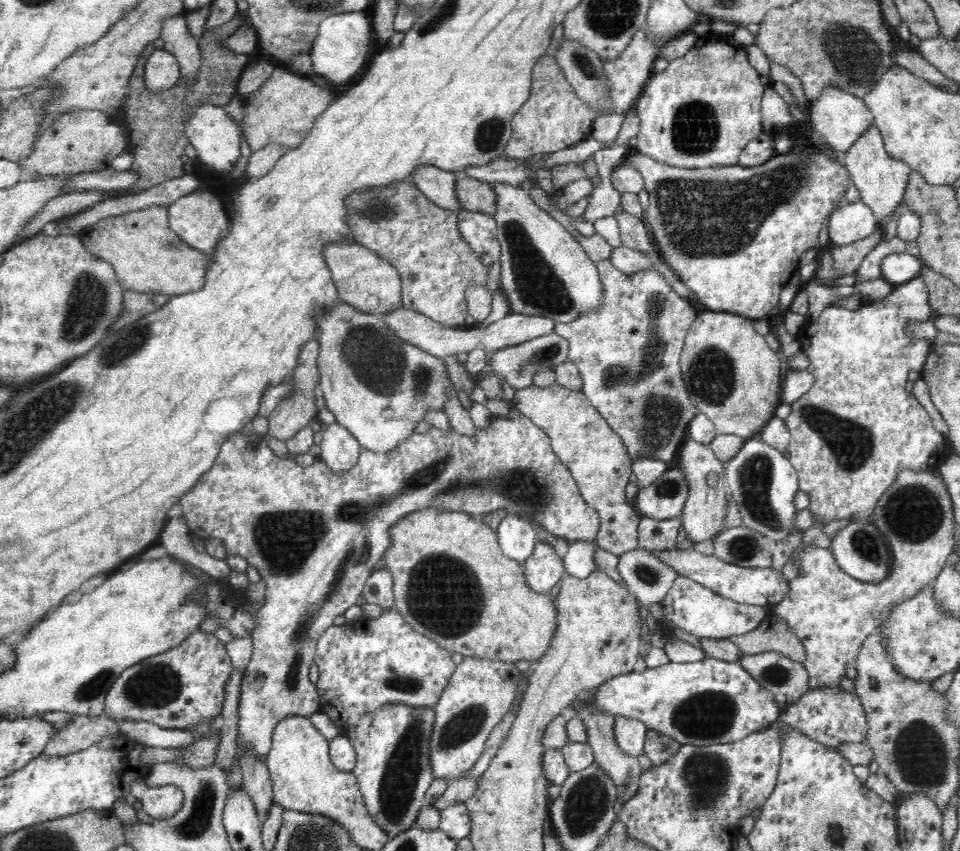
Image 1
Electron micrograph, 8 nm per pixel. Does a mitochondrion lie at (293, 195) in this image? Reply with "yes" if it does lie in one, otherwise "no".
no

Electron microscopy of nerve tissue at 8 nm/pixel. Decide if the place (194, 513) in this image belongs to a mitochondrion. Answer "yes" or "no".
no

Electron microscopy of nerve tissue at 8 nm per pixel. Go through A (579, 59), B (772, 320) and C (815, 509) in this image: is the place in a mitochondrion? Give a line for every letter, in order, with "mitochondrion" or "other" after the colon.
A: mitochondrion
B: other
C: other

